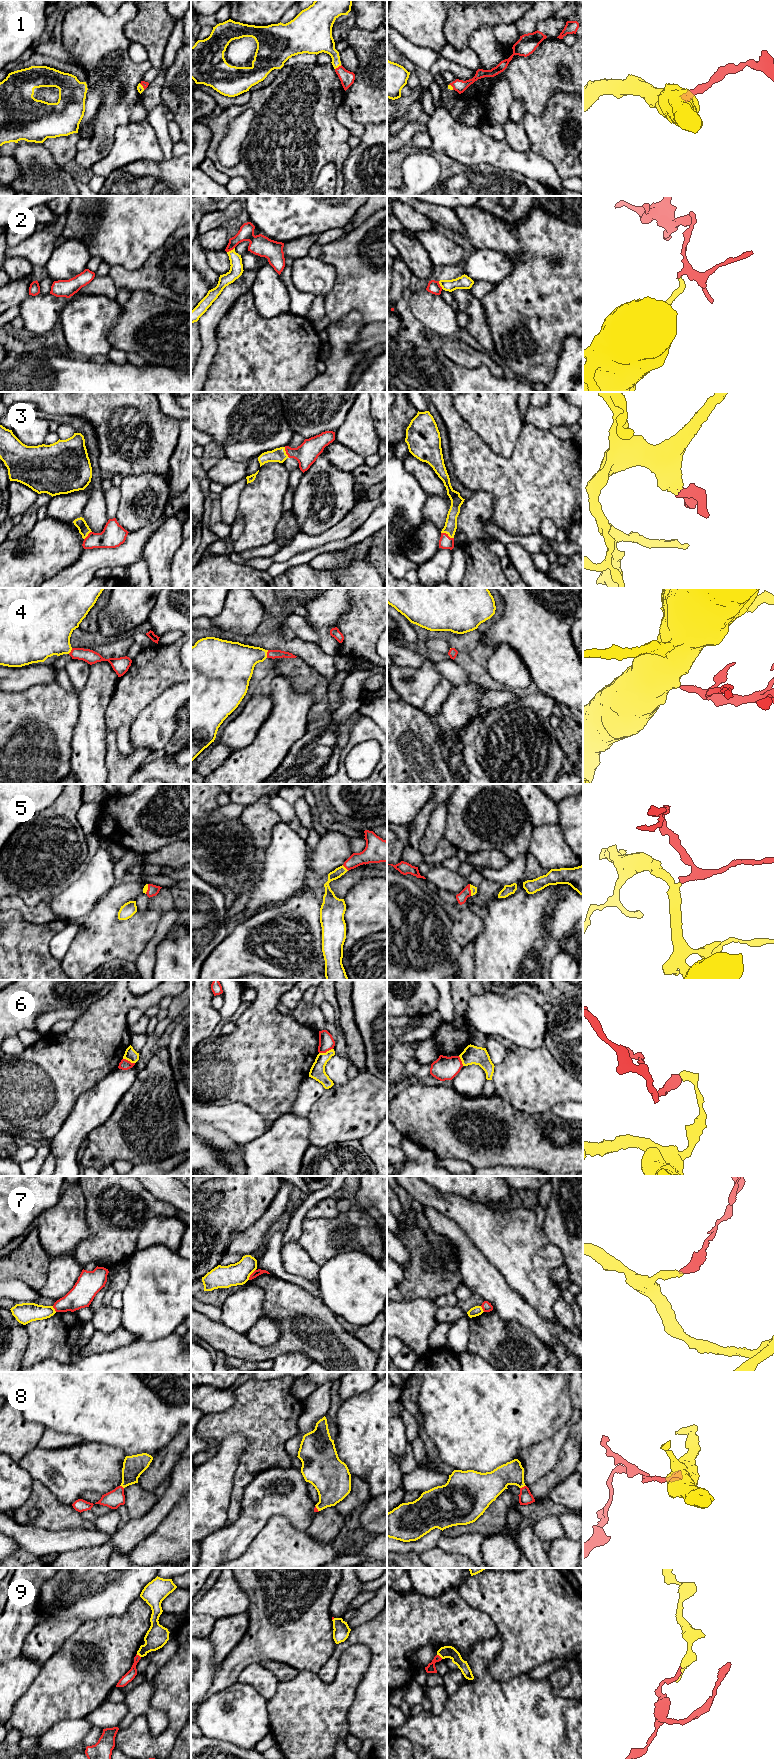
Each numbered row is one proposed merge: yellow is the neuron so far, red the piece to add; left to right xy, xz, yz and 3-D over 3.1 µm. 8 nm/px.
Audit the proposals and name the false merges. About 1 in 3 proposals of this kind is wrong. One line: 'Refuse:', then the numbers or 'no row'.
Refuse: 6, 7

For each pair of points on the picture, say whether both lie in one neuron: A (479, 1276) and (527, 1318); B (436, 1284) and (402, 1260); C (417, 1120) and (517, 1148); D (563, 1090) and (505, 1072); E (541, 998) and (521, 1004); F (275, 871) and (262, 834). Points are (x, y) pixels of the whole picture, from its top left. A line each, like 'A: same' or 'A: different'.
A: same
B: different
C: same
D: same
E: different
F: different

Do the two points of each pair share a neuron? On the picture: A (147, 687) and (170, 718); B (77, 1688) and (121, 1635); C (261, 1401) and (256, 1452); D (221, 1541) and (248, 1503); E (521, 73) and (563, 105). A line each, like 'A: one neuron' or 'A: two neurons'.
A: two neurons
B: one neuron
C: one neuron
D: one neuron
E: two neurons

